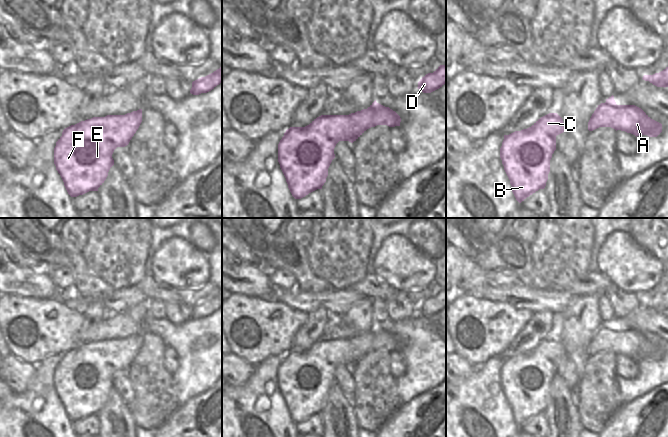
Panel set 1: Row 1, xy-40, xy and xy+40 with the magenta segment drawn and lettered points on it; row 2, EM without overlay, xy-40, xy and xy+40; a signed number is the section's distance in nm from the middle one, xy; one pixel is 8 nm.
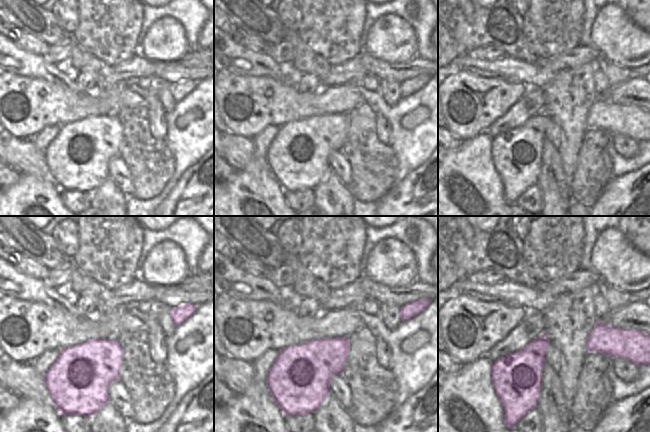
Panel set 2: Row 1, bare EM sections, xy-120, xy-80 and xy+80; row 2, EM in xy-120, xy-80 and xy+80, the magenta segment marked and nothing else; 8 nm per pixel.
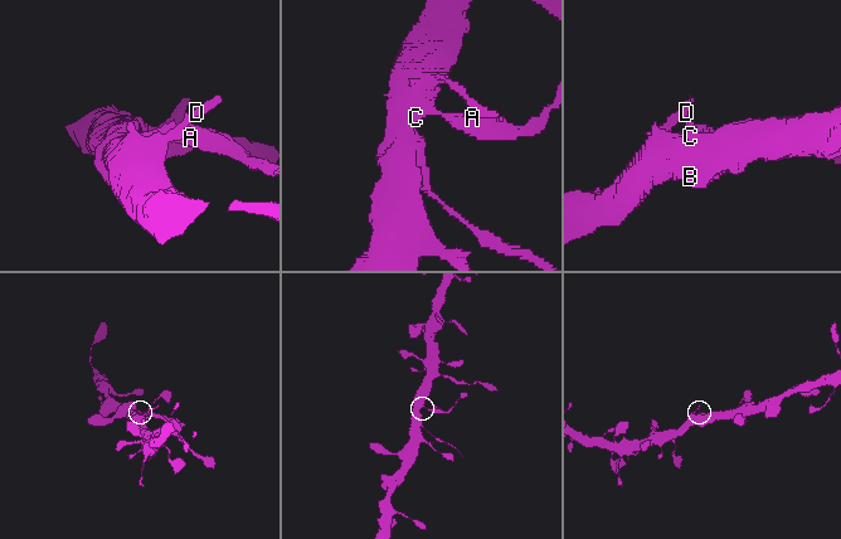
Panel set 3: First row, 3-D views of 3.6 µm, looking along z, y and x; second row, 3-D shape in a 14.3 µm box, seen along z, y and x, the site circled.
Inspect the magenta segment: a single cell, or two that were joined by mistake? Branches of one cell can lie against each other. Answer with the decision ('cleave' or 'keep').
keep

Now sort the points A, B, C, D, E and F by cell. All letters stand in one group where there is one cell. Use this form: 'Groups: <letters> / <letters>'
Groups: A B C D E F.

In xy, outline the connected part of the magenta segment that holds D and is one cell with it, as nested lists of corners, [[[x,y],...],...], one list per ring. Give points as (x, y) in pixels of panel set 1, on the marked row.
[[[440,65],[433,73],[428,73],[418,82],[418,89],[423,93],[431,93],[446,83],[446,65]]]

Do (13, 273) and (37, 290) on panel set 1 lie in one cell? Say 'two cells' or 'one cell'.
one cell

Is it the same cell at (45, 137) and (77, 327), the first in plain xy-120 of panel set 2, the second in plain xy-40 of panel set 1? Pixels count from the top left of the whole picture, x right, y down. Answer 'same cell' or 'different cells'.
different cells

